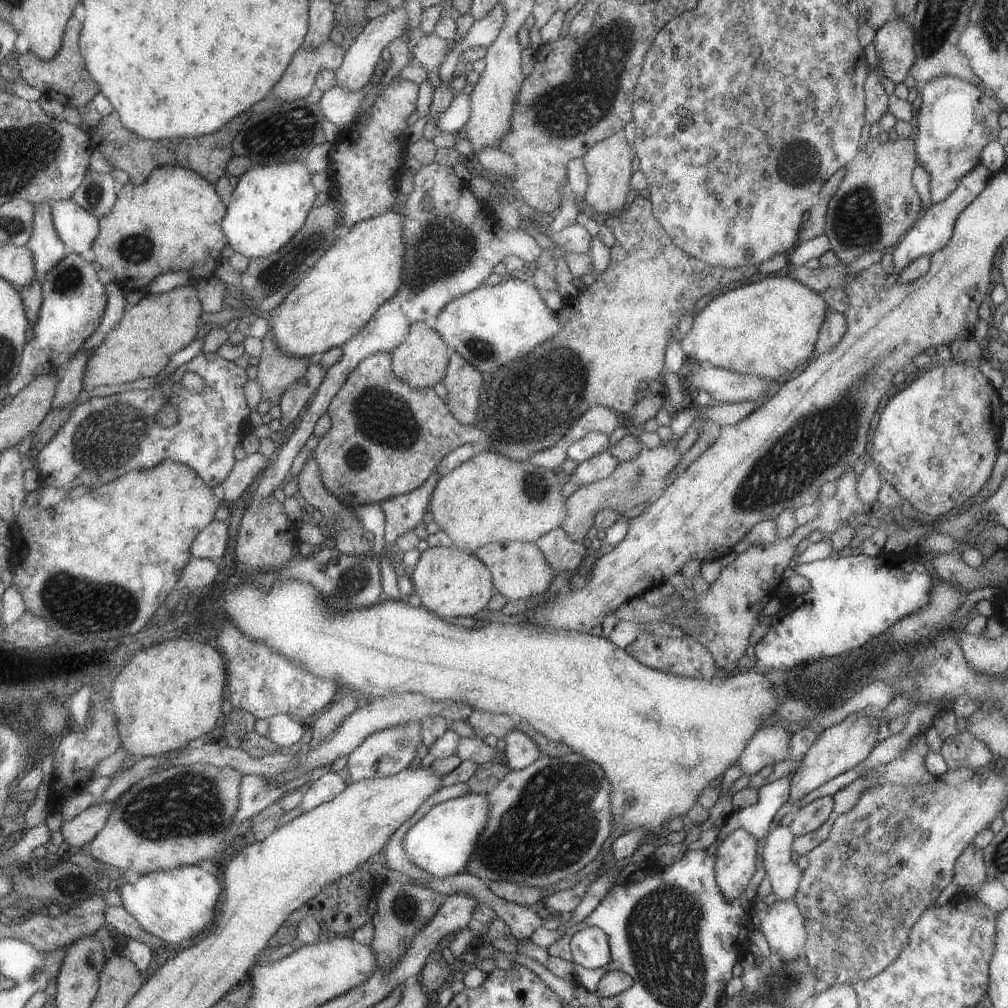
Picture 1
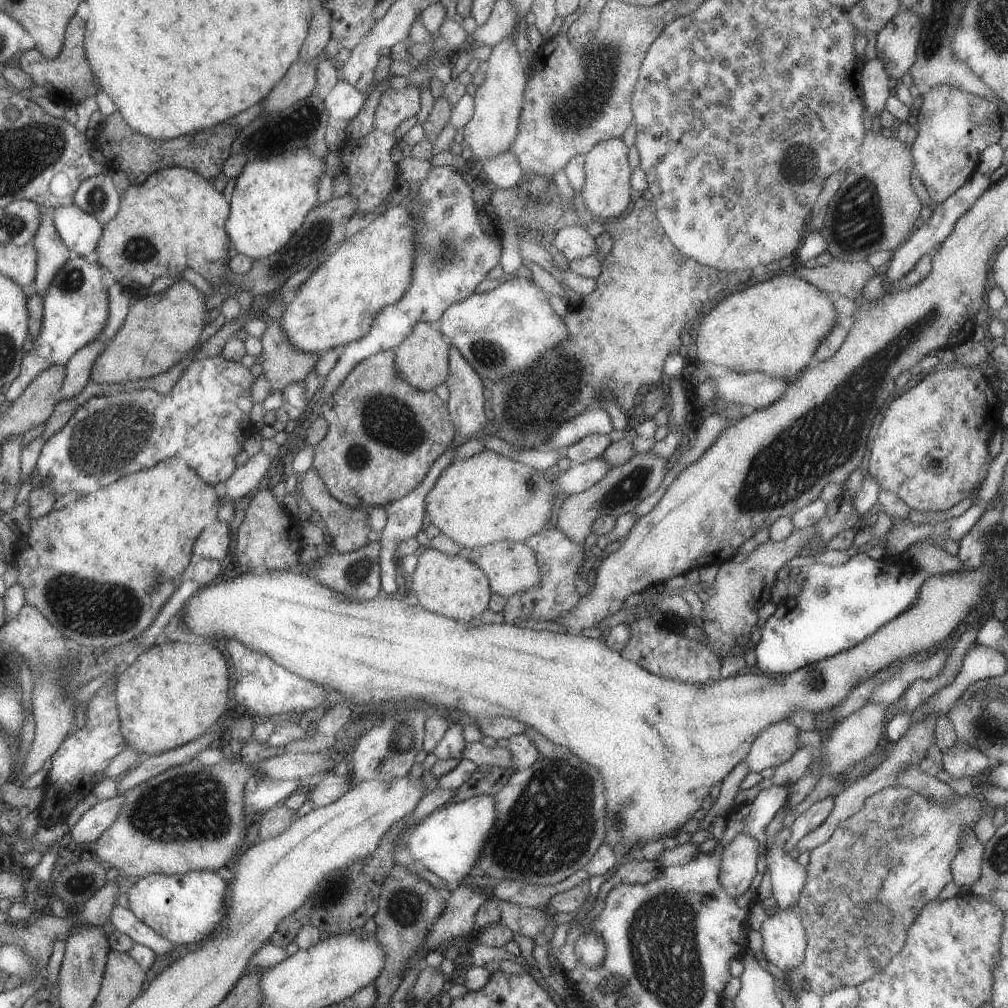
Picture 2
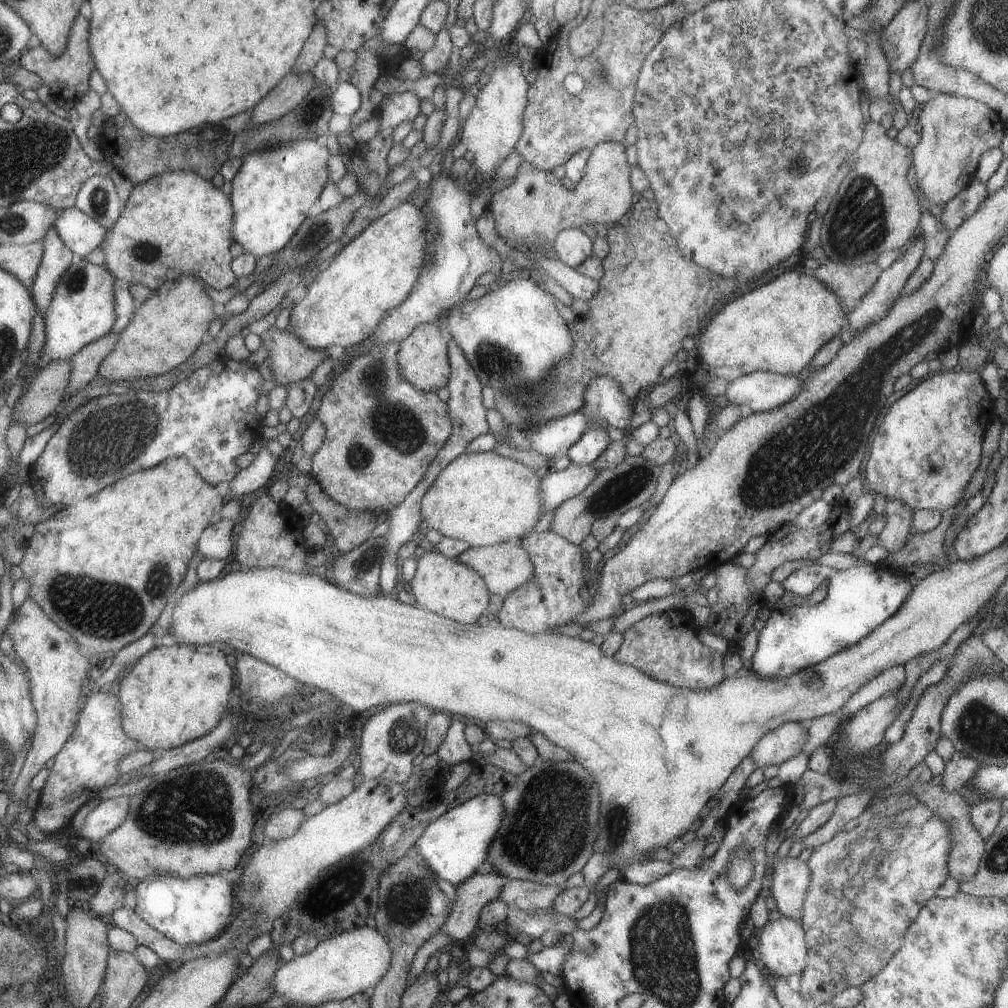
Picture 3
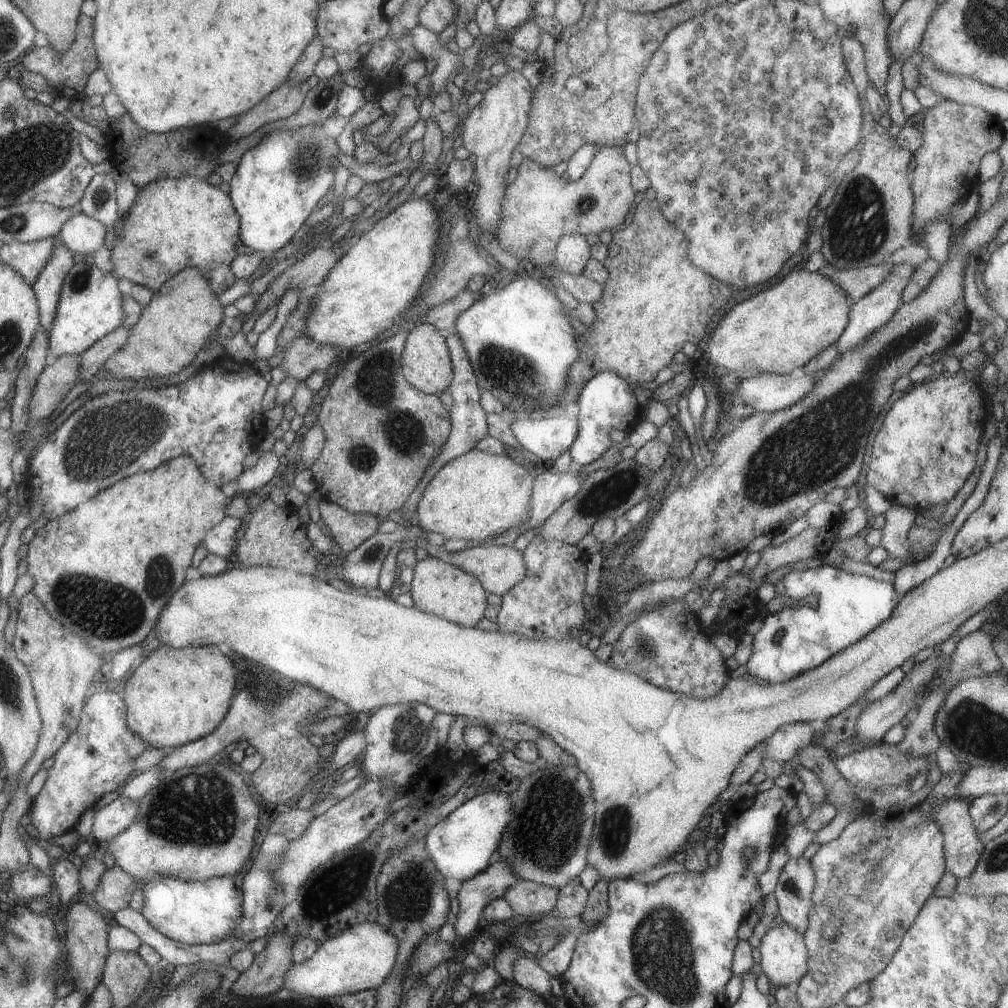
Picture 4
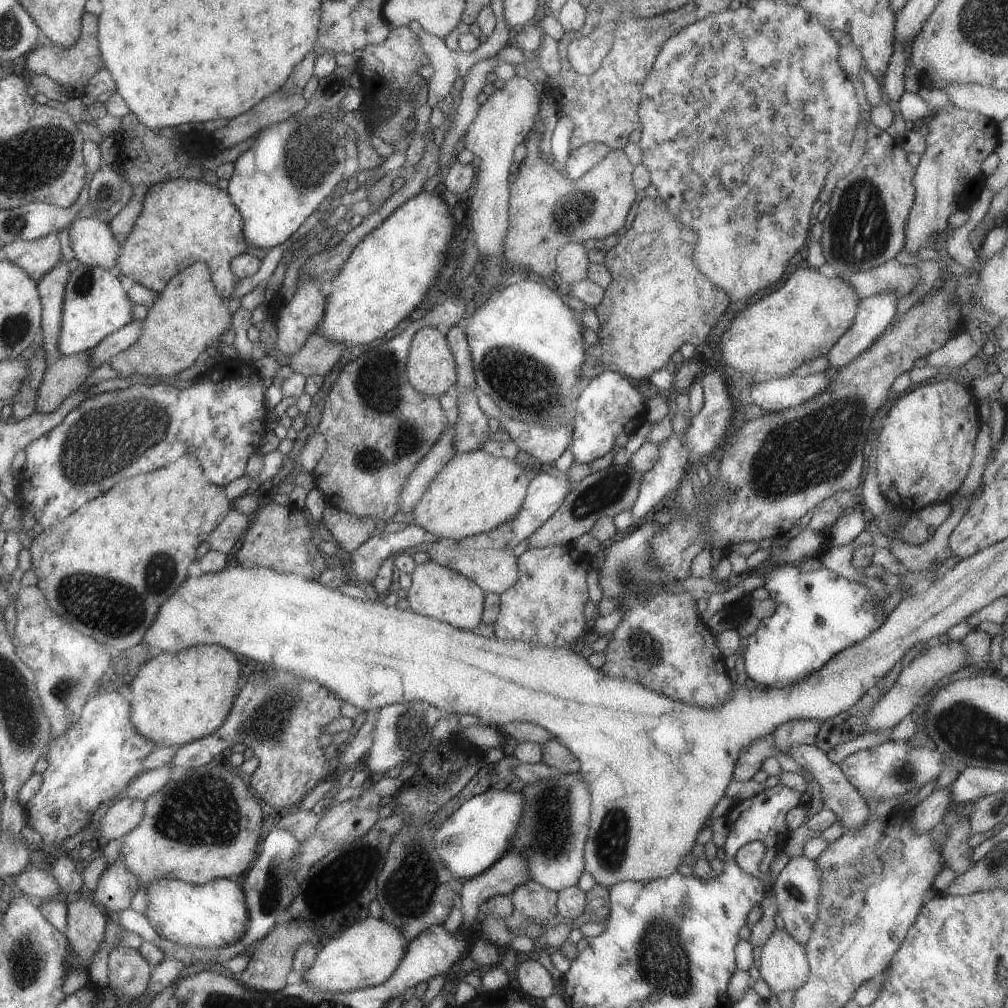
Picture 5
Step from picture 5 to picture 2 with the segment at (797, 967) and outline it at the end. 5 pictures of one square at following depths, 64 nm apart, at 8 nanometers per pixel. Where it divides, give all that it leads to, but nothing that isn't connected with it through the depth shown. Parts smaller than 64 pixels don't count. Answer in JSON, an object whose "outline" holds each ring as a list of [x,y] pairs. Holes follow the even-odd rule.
{"outline":[[[774,909],[775,914],[765,918],[758,931],[762,938],[761,957],[779,970],[789,972],[803,962],[805,931],[796,909]]]}

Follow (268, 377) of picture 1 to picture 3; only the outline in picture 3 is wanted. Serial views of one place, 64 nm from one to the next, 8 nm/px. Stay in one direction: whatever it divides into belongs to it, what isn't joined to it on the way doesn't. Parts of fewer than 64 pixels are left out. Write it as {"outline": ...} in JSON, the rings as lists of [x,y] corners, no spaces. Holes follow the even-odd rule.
{"outline":[[[270,328],[261,336],[267,348],[267,358],[271,360],[272,380],[283,385],[309,377],[309,374],[329,358],[326,350],[307,348],[301,340],[287,330]]]}

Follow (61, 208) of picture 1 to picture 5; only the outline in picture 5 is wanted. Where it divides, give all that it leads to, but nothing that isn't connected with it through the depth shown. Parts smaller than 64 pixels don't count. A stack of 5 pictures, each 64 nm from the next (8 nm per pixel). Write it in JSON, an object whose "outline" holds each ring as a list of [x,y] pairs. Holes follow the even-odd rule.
{"outline":[[[91,217],[73,220],[67,236],[74,257],[83,266],[105,268],[115,264],[119,248],[123,246],[123,242],[113,236],[107,223]]]}

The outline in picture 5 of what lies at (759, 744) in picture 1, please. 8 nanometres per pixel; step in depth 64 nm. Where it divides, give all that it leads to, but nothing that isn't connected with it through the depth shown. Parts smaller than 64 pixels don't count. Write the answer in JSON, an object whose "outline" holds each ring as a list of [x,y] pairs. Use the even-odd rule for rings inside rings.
{"outline":[[[799,718],[799,720],[789,720],[789,722],[779,724],[773,731],[775,748],[787,755],[789,746],[793,746],[793,744],[813,745],[821,723],[821,720]]]}

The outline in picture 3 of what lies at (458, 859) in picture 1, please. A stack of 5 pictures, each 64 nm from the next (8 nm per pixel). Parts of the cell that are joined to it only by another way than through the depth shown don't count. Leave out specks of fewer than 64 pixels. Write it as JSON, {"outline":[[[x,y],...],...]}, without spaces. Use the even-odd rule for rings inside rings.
{"outline":[[[475,795],[462,804],[449,808],[437,820],[433,820],[412,846],[438,878],[456,886],[475,874],[475,870],[483,864],[487,857],[487,850],[491,846],[491,840],[499,830],[501,816],[503,816],[503,810],[501,810],[499,796]]]}

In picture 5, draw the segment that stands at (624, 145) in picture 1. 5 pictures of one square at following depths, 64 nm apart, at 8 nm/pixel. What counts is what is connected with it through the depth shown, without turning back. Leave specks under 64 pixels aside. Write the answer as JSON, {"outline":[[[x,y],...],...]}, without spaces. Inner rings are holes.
{"outline":[[[539,131],[530,132],[524,140],[526,156],[509,186],[509,228],[503,240],[503,256],[507,264],[521,265],[523,271],[530,269],[548,282],[554,282],[555,260],[561,246],[569,242],[583,244],[589,239],[600,241],[623,227],[635,200],[636,190],[631,182],[634,166],[623,149],[609,149],[581,178],[571,180],[556,171],[550,162],[541,160],[541,137]]]}

